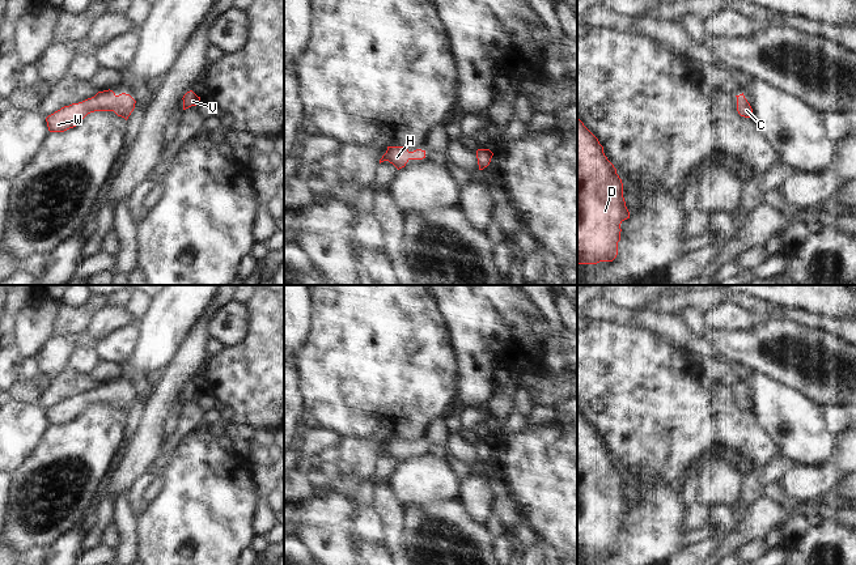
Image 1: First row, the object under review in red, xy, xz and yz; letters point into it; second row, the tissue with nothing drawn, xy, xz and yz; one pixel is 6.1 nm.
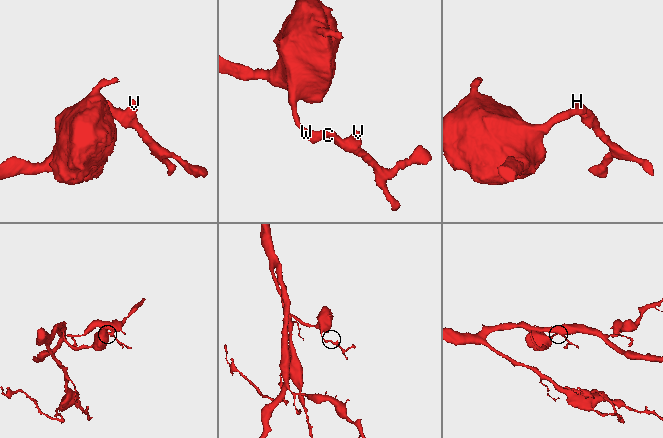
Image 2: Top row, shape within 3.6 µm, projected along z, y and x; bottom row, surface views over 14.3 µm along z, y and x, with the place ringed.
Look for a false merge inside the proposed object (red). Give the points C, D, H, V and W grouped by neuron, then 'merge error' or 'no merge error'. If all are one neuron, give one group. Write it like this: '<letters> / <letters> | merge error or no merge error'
C D H V W | no merge error

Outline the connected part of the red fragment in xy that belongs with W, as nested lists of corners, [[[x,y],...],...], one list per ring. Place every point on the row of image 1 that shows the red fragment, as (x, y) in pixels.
[[[113,90],[98,92],[94,97],[64,106],[46,118],[50,132],[64,132],[76,127],[88,114],[114,111],[126,120],[135,109],[136,101],[126,93],[116,95]]]

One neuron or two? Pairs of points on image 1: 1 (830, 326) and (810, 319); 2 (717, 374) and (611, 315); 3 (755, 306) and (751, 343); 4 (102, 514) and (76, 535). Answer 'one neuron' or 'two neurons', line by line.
1: one neuron
2: one neuron
3: two neurons
4: two neurons

